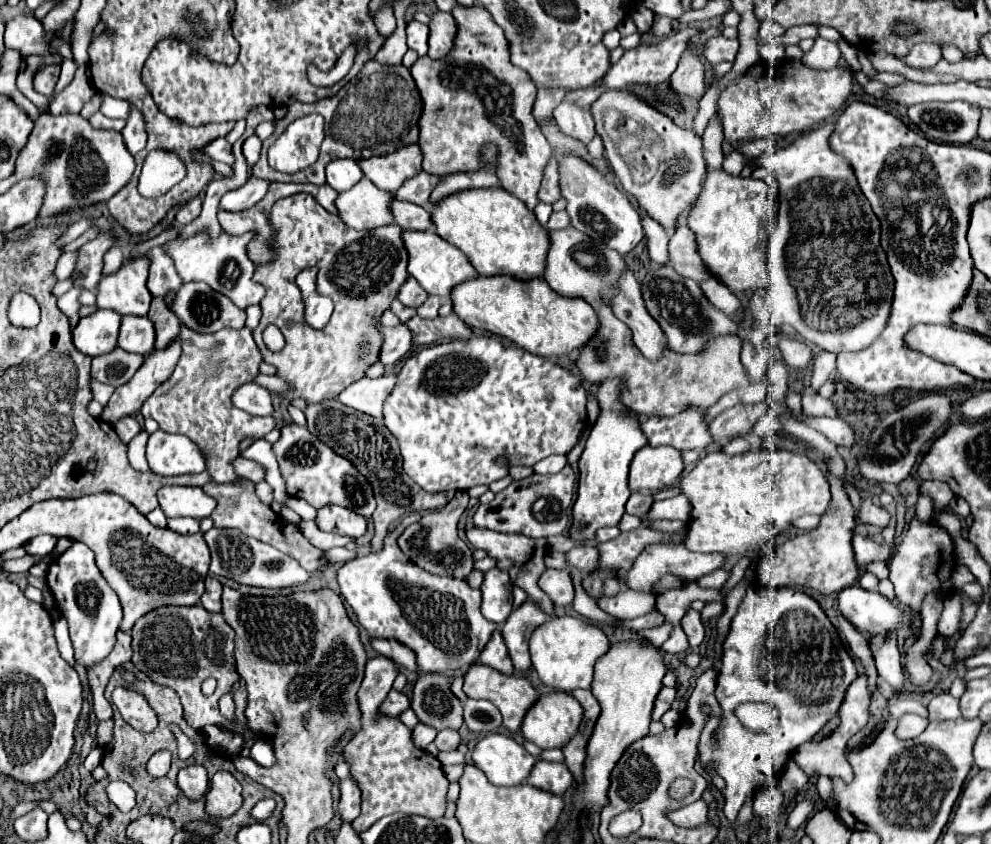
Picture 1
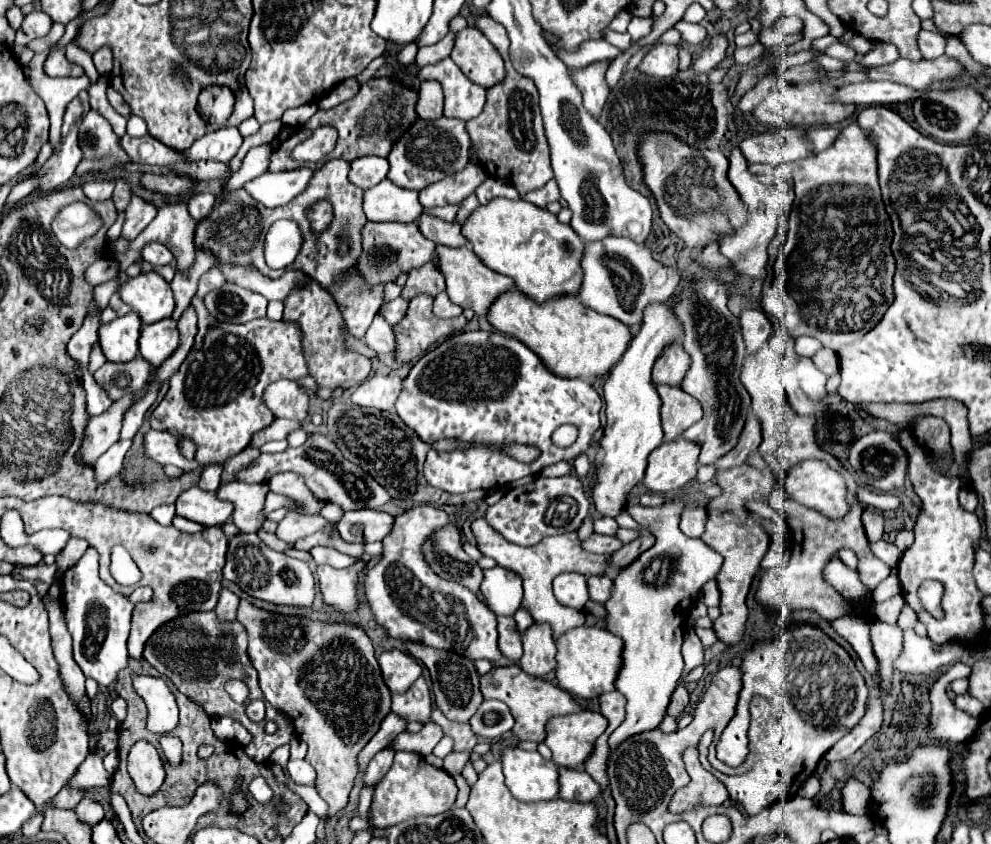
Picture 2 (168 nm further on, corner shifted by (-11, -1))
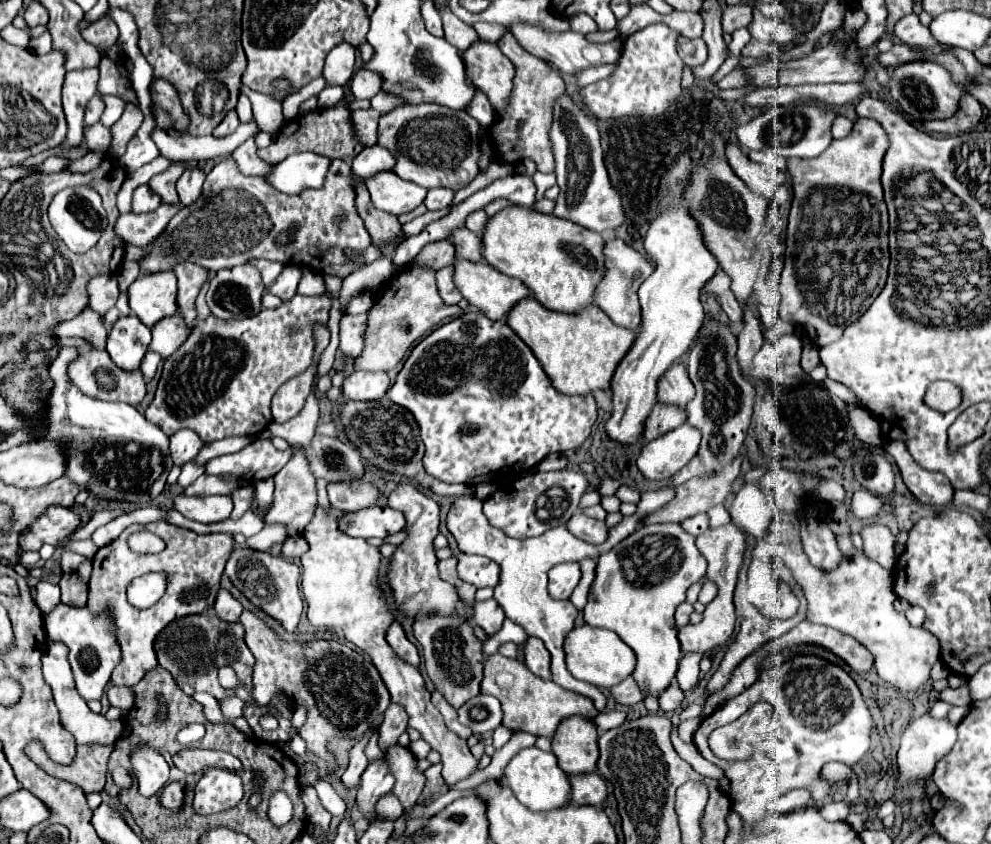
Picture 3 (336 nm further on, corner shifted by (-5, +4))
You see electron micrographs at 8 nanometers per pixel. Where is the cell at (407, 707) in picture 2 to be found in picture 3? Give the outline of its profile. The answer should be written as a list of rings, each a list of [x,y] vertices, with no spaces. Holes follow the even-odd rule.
[[[317,507],[315,519],[303,531],[309,543],[309,551],[301,557],[303,561],[301,587],[303,587],[305,601],[309,605],[307,611],[309,623],[317,629],[333,629],[345,635],[347,641],[351,641],[371,657],[373,665],[379,669],[381,679],[385,681],[391,693],[391,701],[403,707],[405,713],[409,715],[409,727],[417,729],[421,737],[441,753],[443,779],[451,787],[453,783],[469,777],[475,771],[477,759],[471,755],[467,741],[457,737],[445,727],[441,713],[431,705],[429,699],[431,693],[425,689],[425,681],[419,669],[397,659],[391,647],[387,645],[385,633],[393,623],[393,617],[377,585],[377,567],[381,559],[379,549],[367,545],[365,539],[355,539],[339,533],[337,521],[341,515],[343,515],[341,511],[331,509],[327,513],[321,507]]]

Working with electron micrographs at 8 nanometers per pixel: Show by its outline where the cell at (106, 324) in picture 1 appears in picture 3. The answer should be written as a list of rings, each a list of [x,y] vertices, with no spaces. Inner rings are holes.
[[[135,315],[119,317],[107,335],[107,353],[125,371],[139,369],[151,341],[151,331]]]

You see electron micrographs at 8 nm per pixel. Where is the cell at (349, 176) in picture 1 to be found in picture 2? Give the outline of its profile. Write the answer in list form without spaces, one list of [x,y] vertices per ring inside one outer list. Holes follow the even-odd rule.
[[[365,156],[365,158],[357,158],[357,160],[351,162],[349,180],[353,184],[357,184],[359,188],[367,190],[367,188],[379,184],[381,180],[385,180],[387,178],[387,172],[389,172],[387,158]]]

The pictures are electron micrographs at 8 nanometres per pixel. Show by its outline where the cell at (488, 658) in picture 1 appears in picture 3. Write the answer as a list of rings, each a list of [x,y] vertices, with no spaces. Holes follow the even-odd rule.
[[[495,599],[475,603],[473,611],[475,611],[475,623],[479,623],[479,627],[483,627],[487,635],[495,635],[501,629],[505,613],[499,607],[499,603],[495,603]]]

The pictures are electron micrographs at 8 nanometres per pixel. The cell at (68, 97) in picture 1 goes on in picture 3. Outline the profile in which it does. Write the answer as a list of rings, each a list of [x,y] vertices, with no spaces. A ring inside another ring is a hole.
[[[97,69],[69,71],[63,83],[63,111],[67,119],[65,145],[77,147],[83,141],[83,111],[91,95],[97,93]]]

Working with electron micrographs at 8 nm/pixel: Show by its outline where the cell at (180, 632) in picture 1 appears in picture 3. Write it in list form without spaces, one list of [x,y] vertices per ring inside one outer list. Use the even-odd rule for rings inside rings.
[[[209,607],[207,611],[199,613],[199,615],[187,615],[181,617],[173,623],[169,623],[155,639],[155,655],[157,655],[157,663],[167,669],[179,683],[181,691],[187,695],[193,695],[197,691],[205,691],[209,695],[213,695],[217,701],[223,701],[227,697],[237,695],[239,699],[243,699],[245,707],[243,707],[243,717],[247,719],[247,723],[251,725],[251,729],[255,731],[255,735],[261,741],[287,741],[291,737],[291,721],[285,719],[277,709],[267,707],[267,705],[255,705],[251,701],[251,677],[253,677],[253,655],[247,649],[245,641],[243,641],[243,625],[241,623],[227,623],[221,621],[215,615],[215,609]],[[223,665],[231,665],[239,677],[239,681],[243,683],[243,687],[239,689],[223,689],[217,681],[217,669]],[[265,713],[273,713],[279,721],[279,727],[275,731],[265,731],[259,727],[259,717]]]

